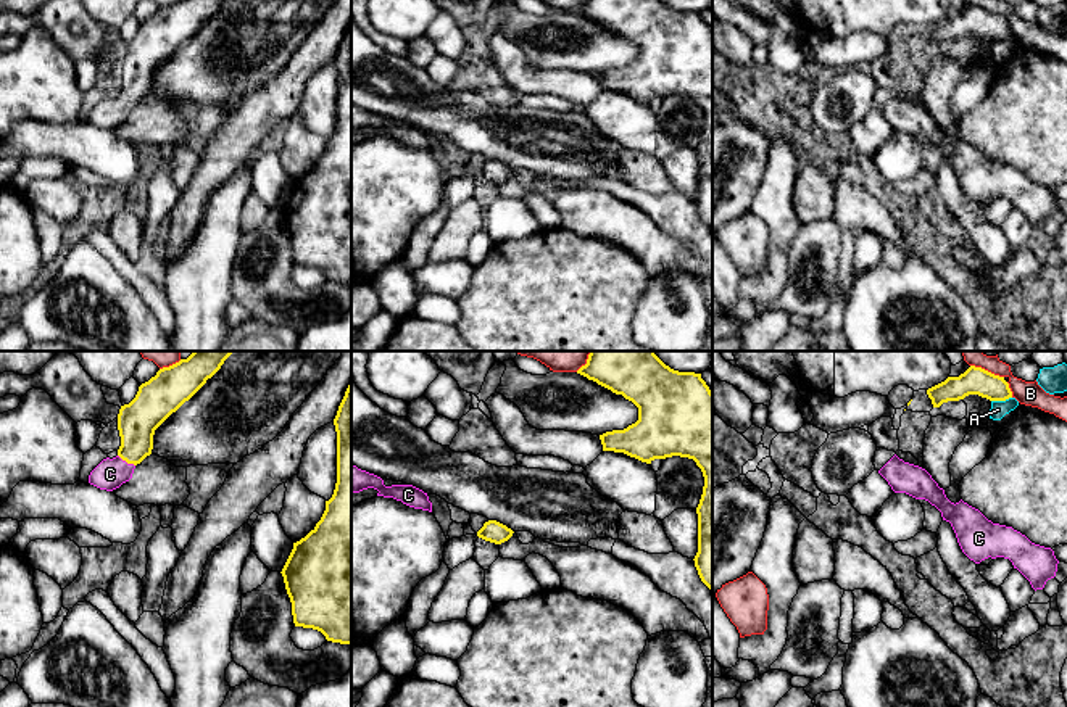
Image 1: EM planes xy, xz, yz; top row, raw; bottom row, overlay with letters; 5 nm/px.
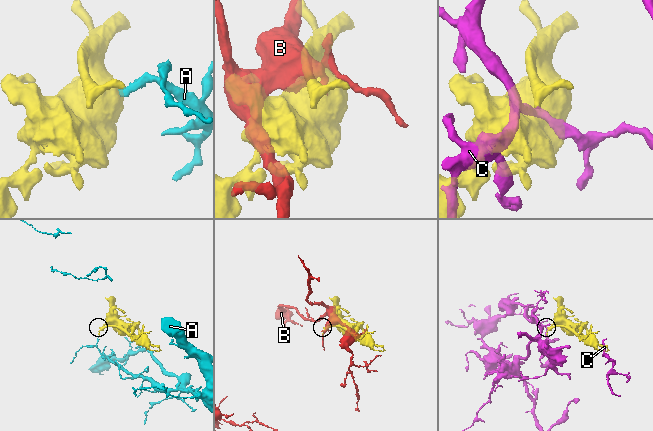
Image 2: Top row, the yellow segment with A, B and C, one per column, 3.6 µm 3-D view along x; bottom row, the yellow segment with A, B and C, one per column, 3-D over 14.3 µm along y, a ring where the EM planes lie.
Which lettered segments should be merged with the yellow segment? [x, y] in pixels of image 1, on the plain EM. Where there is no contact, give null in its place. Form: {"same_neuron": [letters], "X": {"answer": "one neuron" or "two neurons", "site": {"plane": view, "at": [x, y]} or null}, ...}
{"same_neuron": ["C"], "A": {"answer": "two neurons", "site": {"plane": "yz", "at": [1001, 39]}}, "B": {"answer": "two neurons", "site": {"plane": "yz", "at": [1009, 29]}}, "C": {"answer": "one neuron", "site": {"plane": "xy", "at": [126, 100]}}}

